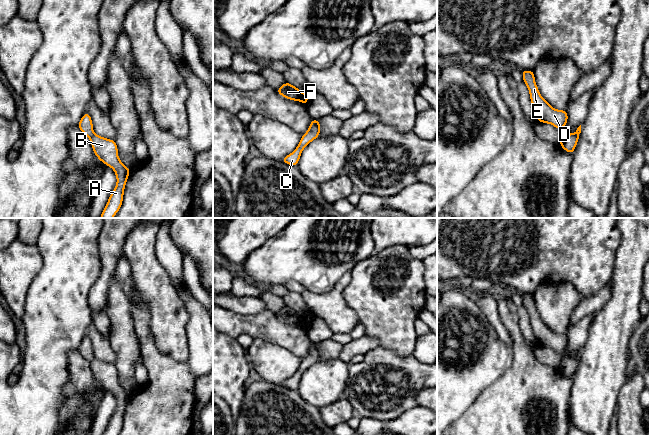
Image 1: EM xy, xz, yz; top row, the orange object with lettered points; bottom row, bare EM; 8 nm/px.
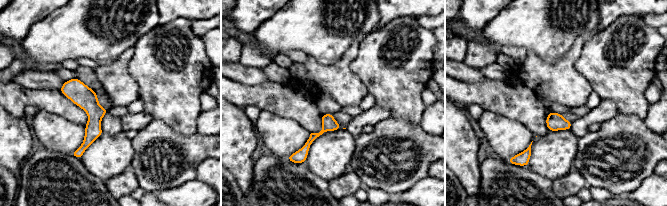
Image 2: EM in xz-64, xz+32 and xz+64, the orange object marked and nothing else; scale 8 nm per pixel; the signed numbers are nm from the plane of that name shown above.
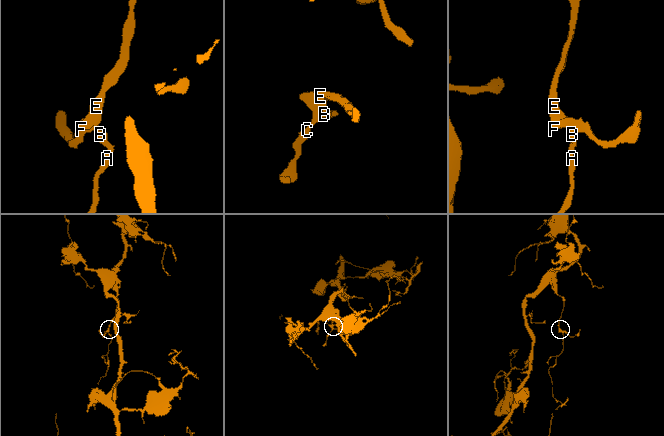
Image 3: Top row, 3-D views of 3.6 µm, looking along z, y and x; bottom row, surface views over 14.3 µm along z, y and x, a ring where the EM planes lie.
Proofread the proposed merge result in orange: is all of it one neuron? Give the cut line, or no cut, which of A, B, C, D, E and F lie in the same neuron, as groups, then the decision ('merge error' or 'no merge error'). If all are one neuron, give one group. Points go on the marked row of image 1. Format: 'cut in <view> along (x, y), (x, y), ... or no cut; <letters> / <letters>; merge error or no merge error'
cut in xy along (94, 134), (89, 137); A B / C D E F; merge error

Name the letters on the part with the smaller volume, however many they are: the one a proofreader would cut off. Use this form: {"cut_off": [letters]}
{"cut_off": ["A", "B"]}

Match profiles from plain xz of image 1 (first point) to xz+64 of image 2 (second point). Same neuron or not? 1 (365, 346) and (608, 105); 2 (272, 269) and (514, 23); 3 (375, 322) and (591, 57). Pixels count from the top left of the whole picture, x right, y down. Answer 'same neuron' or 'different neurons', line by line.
1: same neuron
2: same neuron
3: same neuron

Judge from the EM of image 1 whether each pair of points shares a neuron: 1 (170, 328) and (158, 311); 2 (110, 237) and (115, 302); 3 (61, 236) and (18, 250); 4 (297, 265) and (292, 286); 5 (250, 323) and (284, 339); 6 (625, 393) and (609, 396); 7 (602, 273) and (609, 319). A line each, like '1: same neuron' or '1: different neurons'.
1: same neuron
2: different neurons
3: different neurons
4: different neurons
5: same neuron
6: different neurons
7: different neurons

